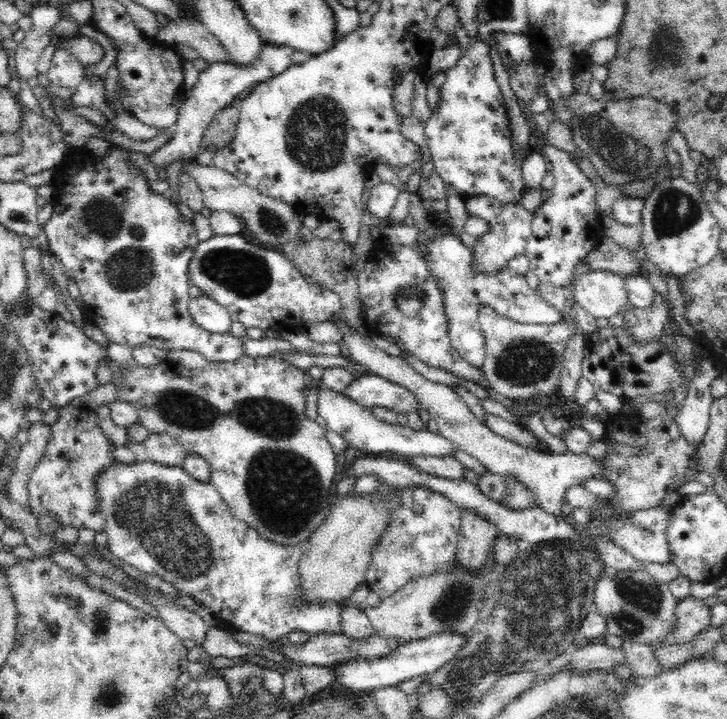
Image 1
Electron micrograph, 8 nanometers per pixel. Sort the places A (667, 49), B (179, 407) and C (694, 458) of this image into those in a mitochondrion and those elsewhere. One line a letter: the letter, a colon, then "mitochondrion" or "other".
A: mitochondrion
B: mitochondrion
C: other

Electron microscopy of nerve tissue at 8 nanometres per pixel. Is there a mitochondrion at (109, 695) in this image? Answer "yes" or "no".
yes

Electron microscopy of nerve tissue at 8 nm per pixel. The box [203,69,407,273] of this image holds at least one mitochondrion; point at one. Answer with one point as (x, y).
(316, 131)

